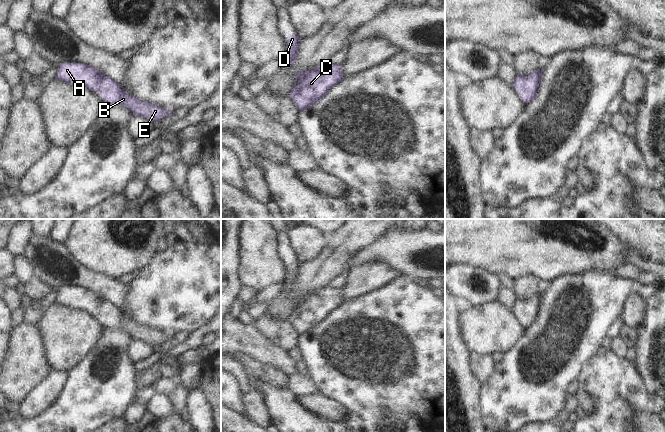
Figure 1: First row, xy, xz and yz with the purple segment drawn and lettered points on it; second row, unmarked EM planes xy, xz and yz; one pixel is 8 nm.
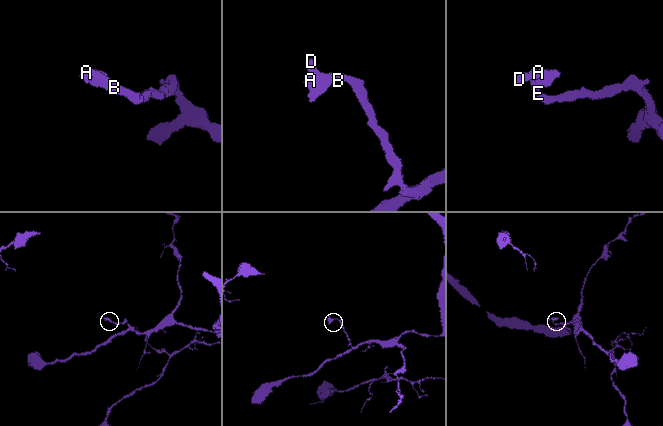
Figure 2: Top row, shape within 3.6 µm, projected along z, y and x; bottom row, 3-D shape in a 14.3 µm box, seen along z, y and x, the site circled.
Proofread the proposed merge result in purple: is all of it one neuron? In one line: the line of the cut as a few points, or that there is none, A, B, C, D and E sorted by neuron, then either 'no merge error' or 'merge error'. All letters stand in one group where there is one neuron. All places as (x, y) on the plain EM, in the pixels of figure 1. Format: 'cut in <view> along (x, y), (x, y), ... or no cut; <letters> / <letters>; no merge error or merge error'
no cut; A B C D E; no merge error

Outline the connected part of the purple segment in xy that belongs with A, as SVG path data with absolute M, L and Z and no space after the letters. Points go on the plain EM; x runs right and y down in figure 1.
M62 287L58 291L55 303L98 316L103 321L105 328L126 330L137 341L160 345L162 342L174 338L173 335L169 335L164 331L130 319L116 305L86 287Z

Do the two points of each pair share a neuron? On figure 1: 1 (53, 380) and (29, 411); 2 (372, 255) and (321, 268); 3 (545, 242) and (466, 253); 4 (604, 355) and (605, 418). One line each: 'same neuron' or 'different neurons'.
1: same neuron
2: different neurons
3: same neuron
4: same neuron

